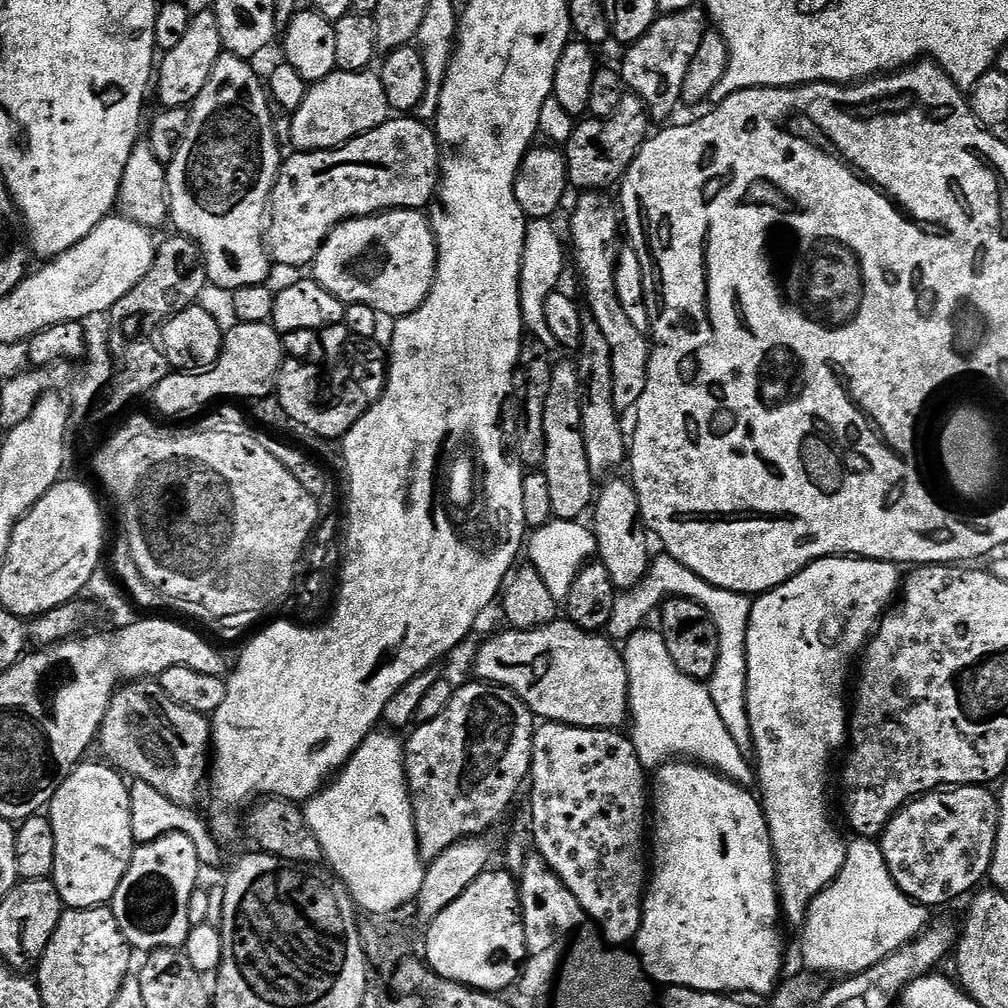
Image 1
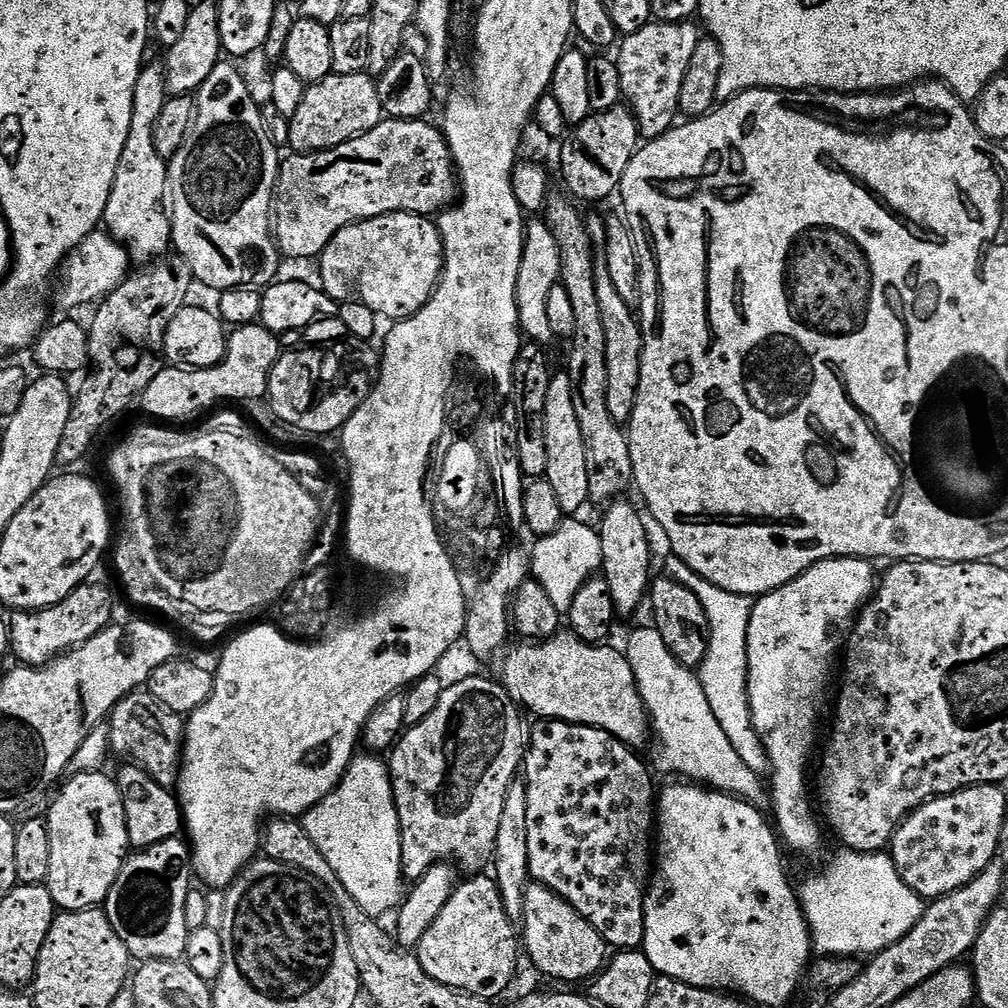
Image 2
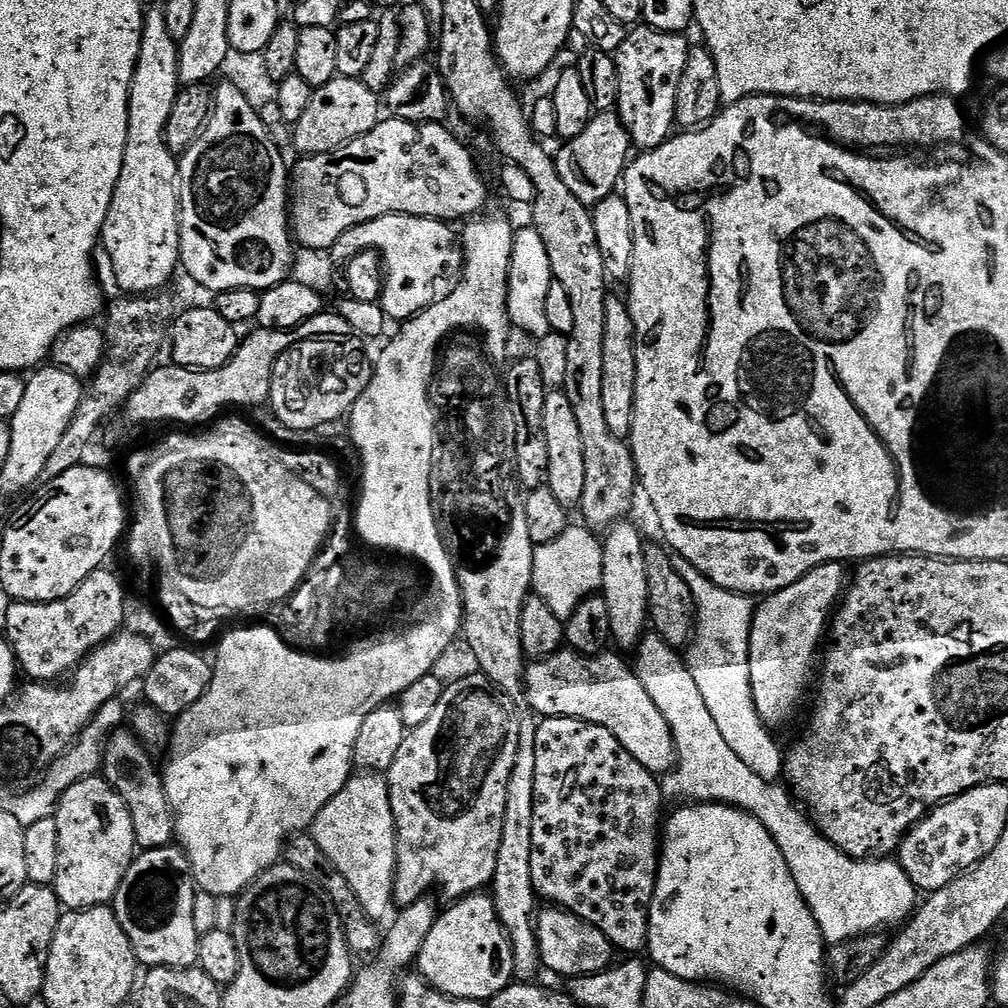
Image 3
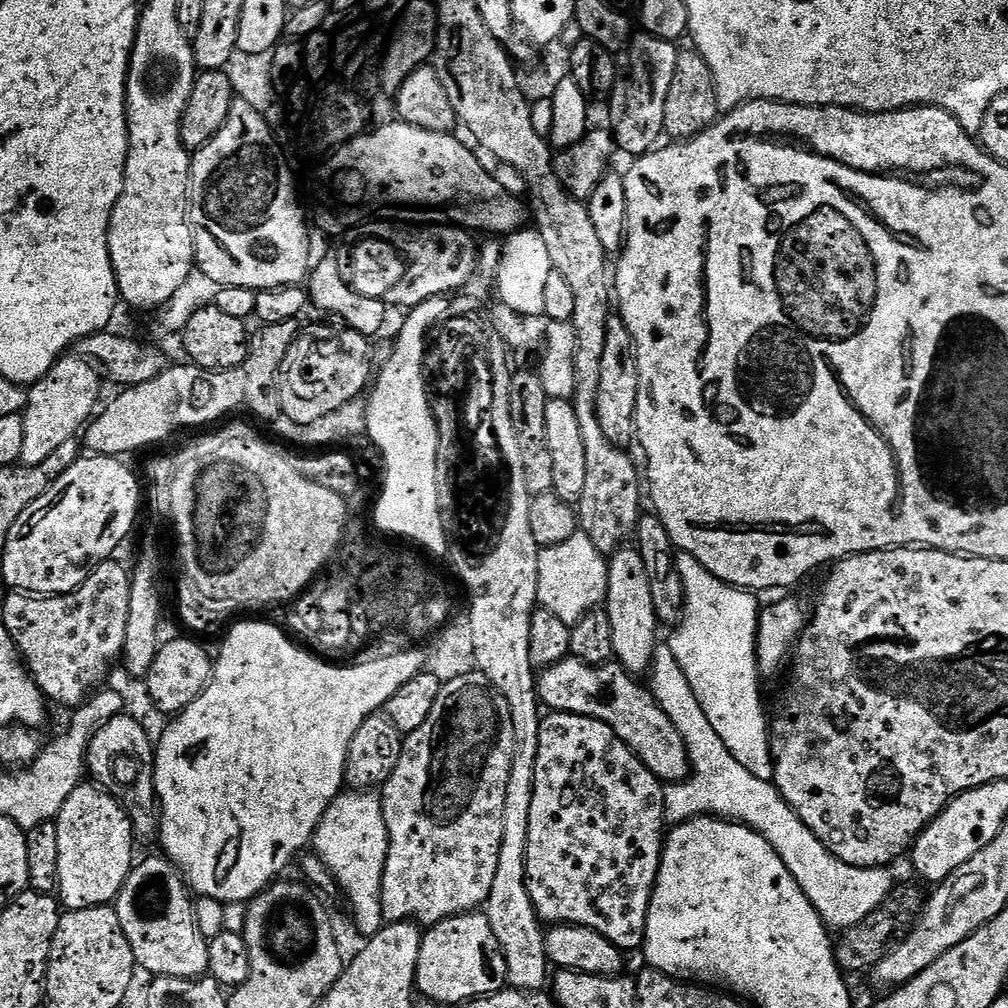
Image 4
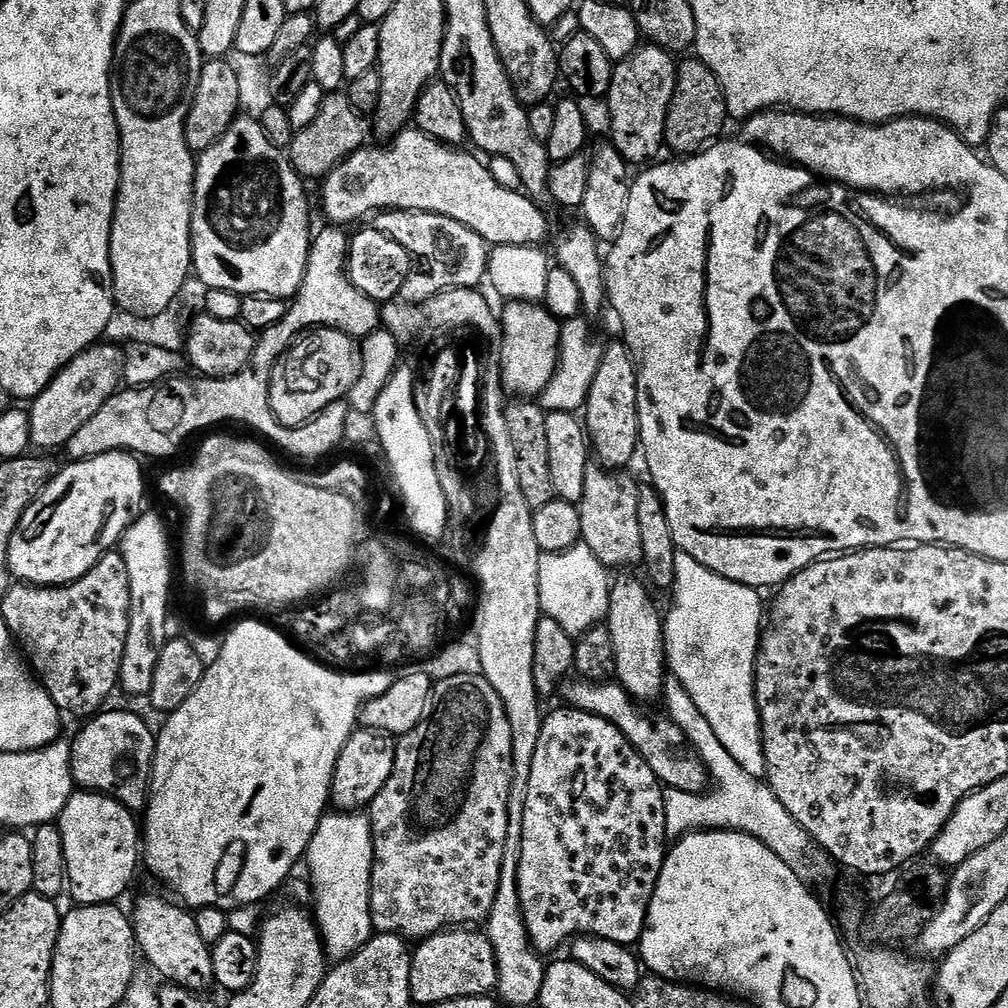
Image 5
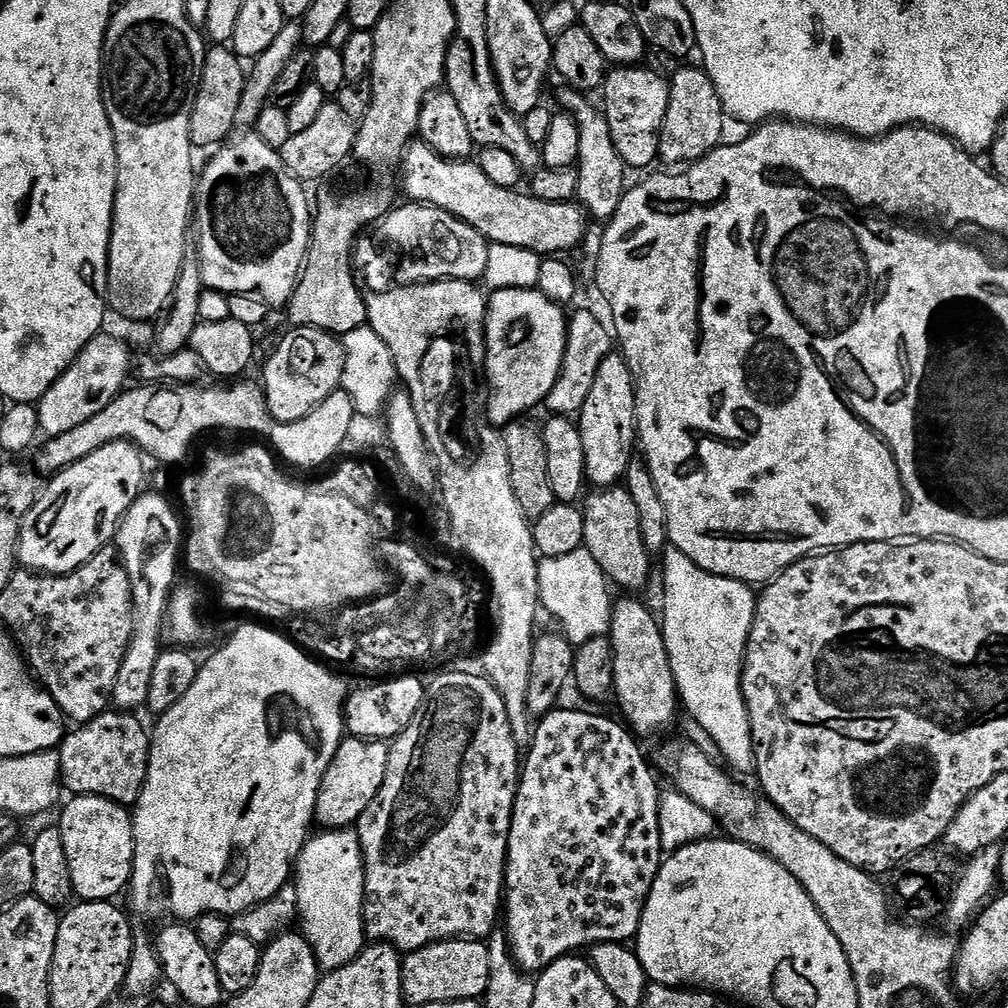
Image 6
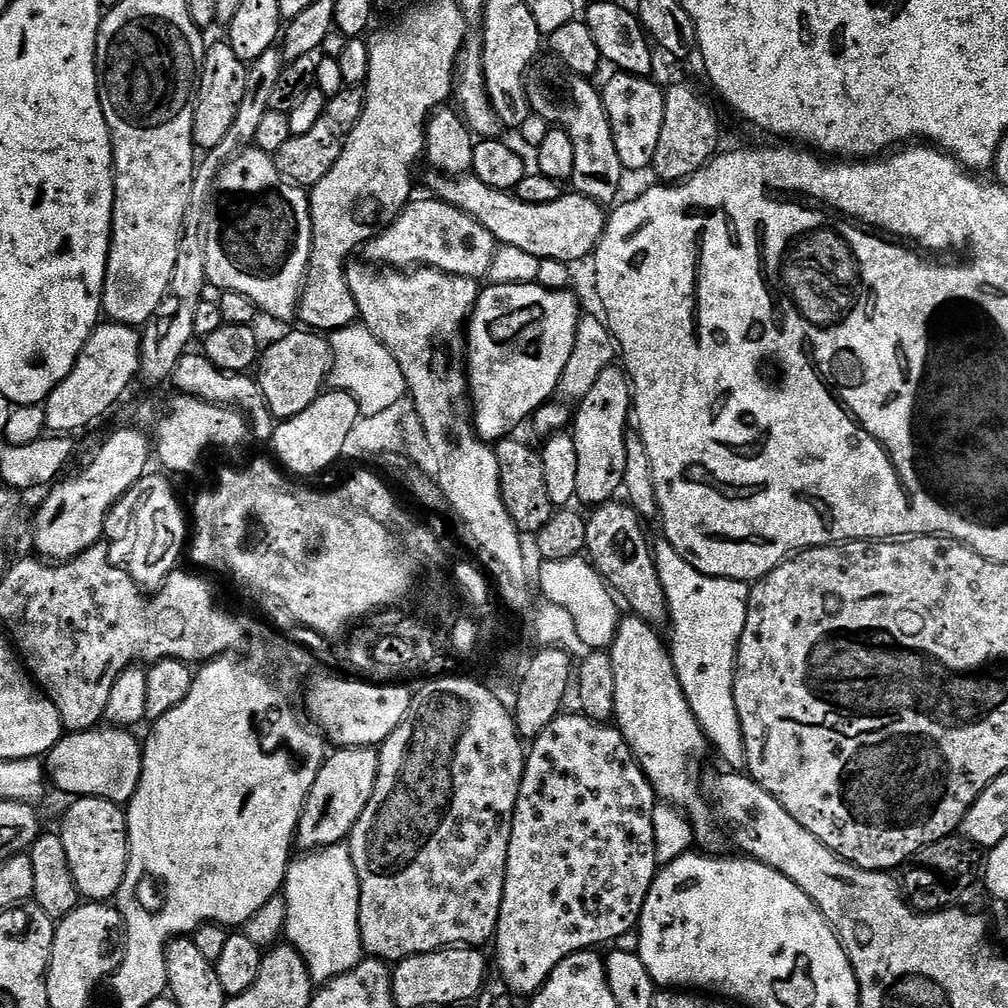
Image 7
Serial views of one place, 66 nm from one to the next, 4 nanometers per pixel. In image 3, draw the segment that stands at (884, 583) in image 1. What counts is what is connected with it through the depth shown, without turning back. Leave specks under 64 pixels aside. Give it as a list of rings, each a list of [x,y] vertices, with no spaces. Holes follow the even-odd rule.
[[[840,562],[819,564],[809,570],[804,577],[782,590],[765,595],[761,604],[755,605],[750,630],[750,686],[754,694],[754,706],[769,729],[777,730],[796,712],[804,691],[808,688],[808,679],[812,676],[812,663],[816,660],[816,651],[820,648],[820,639],[825,639],[826,629],[834,615],[834,609],[842,599],[846,588],[845,565]]]

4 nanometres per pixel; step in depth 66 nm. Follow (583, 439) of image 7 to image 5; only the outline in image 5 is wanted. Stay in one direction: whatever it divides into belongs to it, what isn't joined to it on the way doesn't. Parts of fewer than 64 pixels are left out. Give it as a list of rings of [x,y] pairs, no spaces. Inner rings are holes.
[[[617,342],[603,349],[600,365],[597,373],[594,374],[593,384],[589,388],[586,411],[583,413],[582,420],[586,425],[586,431],[590,441],[590,448],[596,452],[599,463],[612,470],[627,469],[627,464],[632,459],[637,459],[638,445],[640,442],[640,420],[636,416],[636,403],[638,402],[638,390],[636,389],[636,361],[627,344]]]

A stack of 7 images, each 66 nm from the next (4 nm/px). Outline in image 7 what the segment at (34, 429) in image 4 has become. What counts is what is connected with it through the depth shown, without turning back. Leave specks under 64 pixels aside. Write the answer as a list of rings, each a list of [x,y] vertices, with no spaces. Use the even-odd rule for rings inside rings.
[[[104,322],[99,325],[76,360],[76,369],[52,391],[43,405],[49,433],[72,434],[68,432],[94,423],[123,398],[124,391],[140,371],[140,338],[141,333],[126,324]]]

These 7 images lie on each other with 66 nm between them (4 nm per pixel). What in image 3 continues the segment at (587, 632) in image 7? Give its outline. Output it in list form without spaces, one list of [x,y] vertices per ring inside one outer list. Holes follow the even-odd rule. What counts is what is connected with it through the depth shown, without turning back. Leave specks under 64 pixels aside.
[[[569,526],[558,538],[544,545],[536,546],[534,554],[534,574],[532,575],[532,592],[558,614],[560,620],[566,621],[584,599],[601,591],[602,554],[604,546],[601,537],[587,527]]]

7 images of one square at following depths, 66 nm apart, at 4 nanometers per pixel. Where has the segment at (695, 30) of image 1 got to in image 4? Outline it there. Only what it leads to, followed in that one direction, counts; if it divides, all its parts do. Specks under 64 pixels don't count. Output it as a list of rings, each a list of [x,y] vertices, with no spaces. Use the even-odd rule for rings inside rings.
[[[647,34],[633,35],[628,47],[623,49],[624,61],[619,61],[619,76],[606,108],[612,115],[610,131],[621,153],[629,152],[632,158],[639,158],[647,156],[661,143],[660,136],[665,135],[666,100],[680,53],[681,49],[673,41]]]

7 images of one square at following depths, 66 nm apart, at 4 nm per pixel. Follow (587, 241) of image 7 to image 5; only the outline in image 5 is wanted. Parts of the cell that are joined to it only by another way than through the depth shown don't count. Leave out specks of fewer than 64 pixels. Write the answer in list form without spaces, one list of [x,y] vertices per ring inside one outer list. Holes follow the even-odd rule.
[[[409,126],[397,136],[387,141],[385,148],[365,146],[353,156],[347,156],[333,172],[323,177],[324,212],[331,223],[336,226],[349,226],[364,215],[379,213],[381,210],[399,210],[402,212],[429,212],[442,214],[454,222],[462,222],[474,234],[478,234],[489,246],[505,244],[506,246],[543,245],[548,236],[548,216],[540,209],[541,205],[523,191],[506,190],[494,182],[487,163],[479,155],[471,156],[460,152],[459,147],[442,144],[431,140],[427,134],[415,126]]]

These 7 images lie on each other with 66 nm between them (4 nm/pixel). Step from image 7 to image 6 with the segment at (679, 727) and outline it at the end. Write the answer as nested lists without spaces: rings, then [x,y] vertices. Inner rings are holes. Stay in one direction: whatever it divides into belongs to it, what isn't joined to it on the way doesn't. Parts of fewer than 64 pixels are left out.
[[[636,598],[628,599],[632,600],[624,600],[621,604],[619,601],[612,610],[610,639],[614,650],[614,682],[616,683],[614,700],[620,703],[625,716],[623,719],[637,737],[656,736],[659,732],[666,731],[676,720],[676,708],[678,712],[676,683],[666,654],[661,621],[657,617],[655,620],[651,610],[646,605],[639,604]]]

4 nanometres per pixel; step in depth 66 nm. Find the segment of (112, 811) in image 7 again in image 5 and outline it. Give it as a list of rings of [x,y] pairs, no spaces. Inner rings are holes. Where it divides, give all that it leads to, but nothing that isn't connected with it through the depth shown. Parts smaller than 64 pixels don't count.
[[[77,791],[58,821],[66,854],[68,888],[77,905],[110,904],[132,884],[142,860],[142,832],[137,817],[116,799],[99,792]]]

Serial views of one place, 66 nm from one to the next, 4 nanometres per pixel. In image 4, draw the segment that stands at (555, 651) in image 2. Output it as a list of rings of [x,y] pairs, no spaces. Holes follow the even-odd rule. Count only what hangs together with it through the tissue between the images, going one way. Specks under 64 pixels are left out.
[[[567,659],[559,660],[554,666],[543,669],[538,676],[538,695],[541,705],[545,709],[554,712],[569,712],[579,716],[592,716],[596,720],[606,722],[618,738],[629,750],[634,753],[651,772],[656,775],[661,782],[668,784],[679,784],[681,780],[687,780],[690,771],[688,763],[688,751],[682,742],[682,734],[666,718],[666,714],[658,707],[655,700],[652,699],[651,691],[644,688],[638,682],[637,677],[631,676],[625,668],[621,668],[615,662],[607,664],[584,664],[580,660]]]

